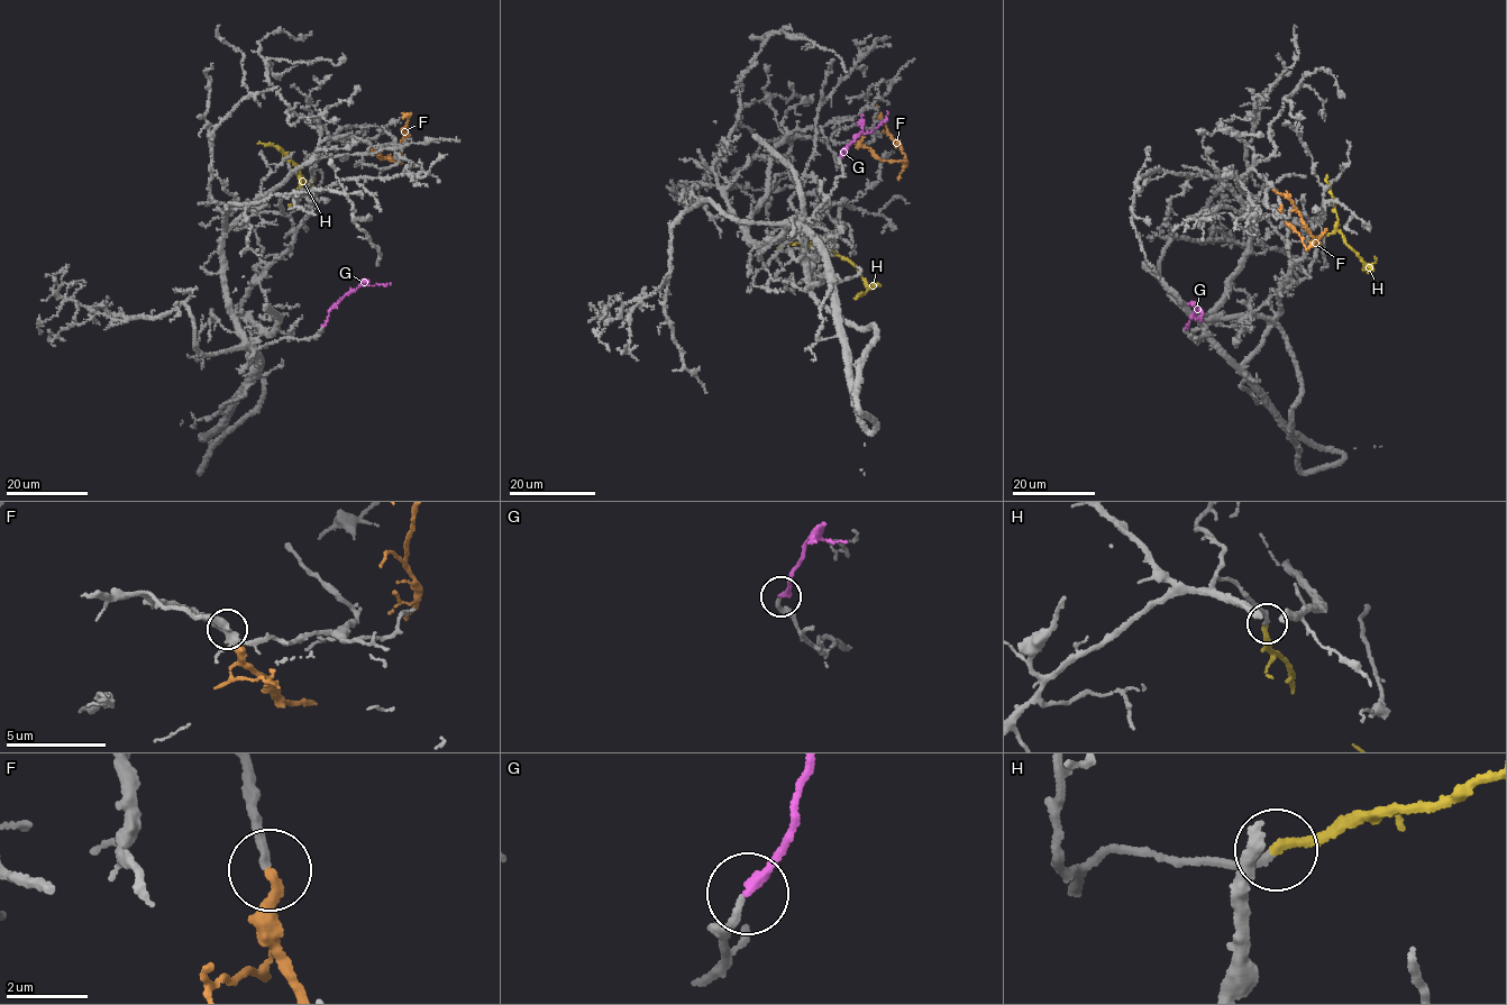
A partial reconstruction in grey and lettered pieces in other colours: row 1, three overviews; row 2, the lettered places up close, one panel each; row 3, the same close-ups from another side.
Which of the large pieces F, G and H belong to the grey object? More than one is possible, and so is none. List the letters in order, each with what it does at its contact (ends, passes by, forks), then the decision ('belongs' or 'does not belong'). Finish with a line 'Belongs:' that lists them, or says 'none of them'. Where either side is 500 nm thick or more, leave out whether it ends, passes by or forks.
F: it ends; belongs
G: it ends; belongs
H: it ends; does not belong
Belongs: F, G

